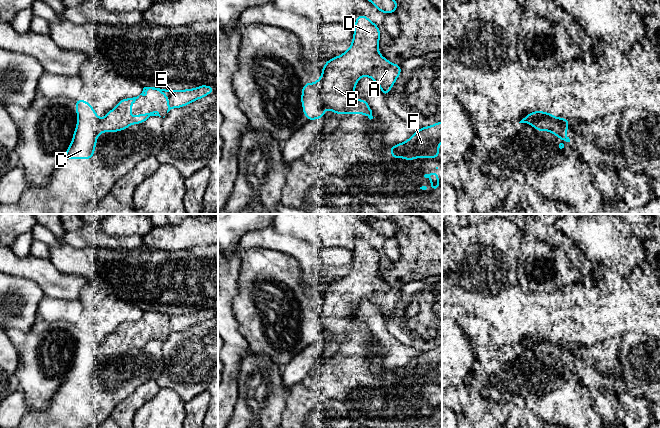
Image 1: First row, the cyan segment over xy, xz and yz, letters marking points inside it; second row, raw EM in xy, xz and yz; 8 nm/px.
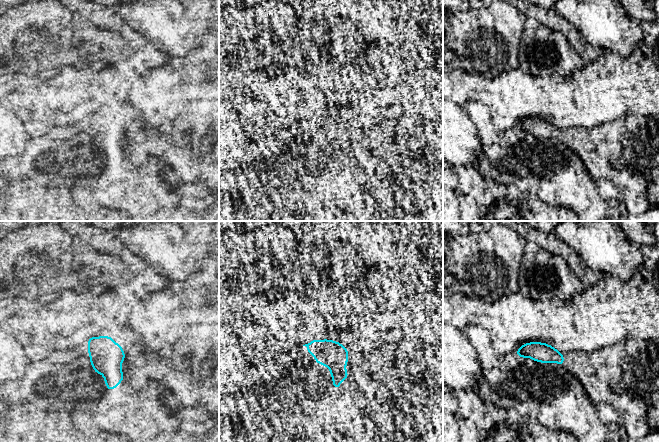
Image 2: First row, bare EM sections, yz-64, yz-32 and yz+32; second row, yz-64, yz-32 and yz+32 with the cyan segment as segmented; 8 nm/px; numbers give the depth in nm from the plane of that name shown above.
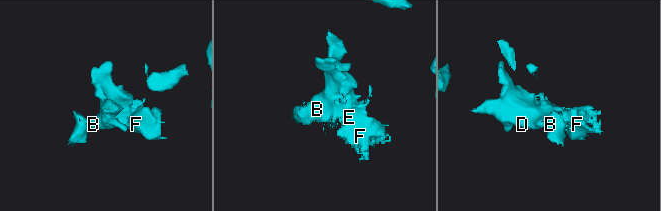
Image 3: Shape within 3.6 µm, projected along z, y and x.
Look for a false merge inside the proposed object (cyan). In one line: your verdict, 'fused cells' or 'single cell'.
fused cells

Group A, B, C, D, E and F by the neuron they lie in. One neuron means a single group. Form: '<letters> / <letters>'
A B D E F / C

